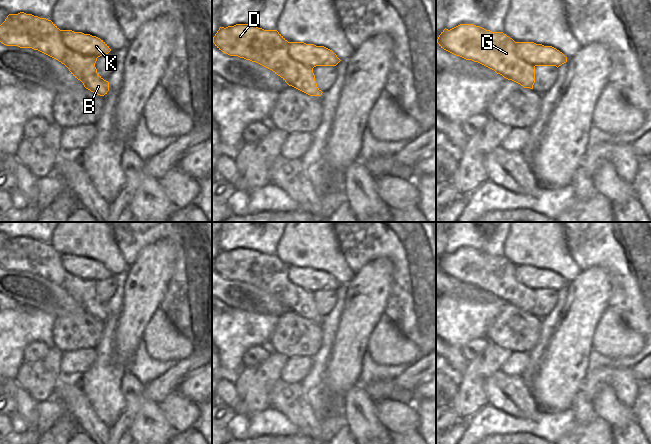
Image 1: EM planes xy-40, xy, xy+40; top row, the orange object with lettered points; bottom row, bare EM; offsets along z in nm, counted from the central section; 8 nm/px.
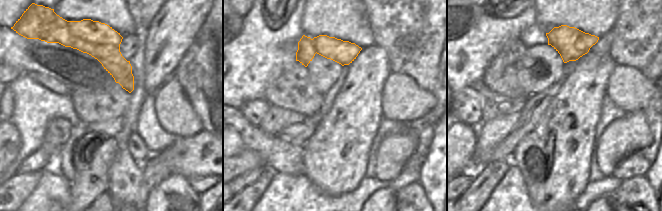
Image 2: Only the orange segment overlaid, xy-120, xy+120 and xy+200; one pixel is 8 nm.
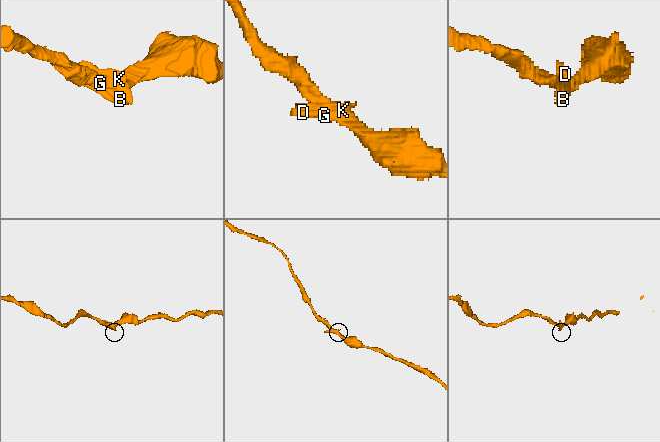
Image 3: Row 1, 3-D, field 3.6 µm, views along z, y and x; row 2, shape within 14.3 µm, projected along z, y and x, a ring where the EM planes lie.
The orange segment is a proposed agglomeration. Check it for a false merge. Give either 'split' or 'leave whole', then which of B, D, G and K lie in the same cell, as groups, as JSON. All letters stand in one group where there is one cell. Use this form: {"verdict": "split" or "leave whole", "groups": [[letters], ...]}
{"verdict": "leave whole", "groups": [["B", "D", "G", "K"]]}

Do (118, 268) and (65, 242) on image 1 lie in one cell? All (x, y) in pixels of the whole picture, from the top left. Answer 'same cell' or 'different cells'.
same cell

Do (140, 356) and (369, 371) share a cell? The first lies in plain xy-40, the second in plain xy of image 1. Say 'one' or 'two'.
one

